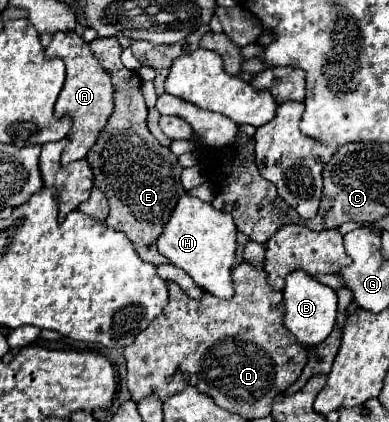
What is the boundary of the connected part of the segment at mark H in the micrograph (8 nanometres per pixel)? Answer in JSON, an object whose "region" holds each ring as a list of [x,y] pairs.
{"region":[[[192,195],[180,197],[164,233],[158,239],[158,251],[172,261],[172,265],[184,269],[204,291],[230,299],[234,295],[232,267],[236,255],[236,225],[230,213],[214,209]]]}

